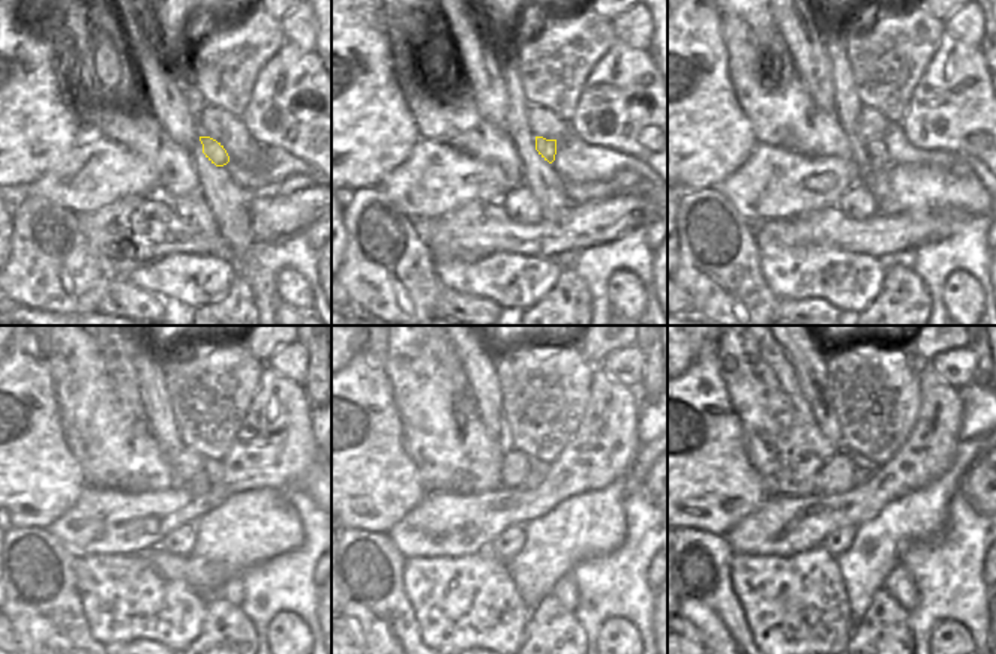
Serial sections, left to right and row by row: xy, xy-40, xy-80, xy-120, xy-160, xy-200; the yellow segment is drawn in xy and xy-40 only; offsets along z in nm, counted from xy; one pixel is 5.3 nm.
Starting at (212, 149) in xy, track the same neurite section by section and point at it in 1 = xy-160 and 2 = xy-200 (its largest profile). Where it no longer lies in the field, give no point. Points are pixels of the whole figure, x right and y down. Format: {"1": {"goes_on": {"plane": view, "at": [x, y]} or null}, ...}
{"1": {"goes_on": {"plane": "xy-160", "at": [539, 470]}}, "2": {"goes_on": {"plane": "xy-200", "at": [860, 476]}}}

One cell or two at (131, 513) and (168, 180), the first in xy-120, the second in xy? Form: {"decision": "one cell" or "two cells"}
{"decision": "two cells"}

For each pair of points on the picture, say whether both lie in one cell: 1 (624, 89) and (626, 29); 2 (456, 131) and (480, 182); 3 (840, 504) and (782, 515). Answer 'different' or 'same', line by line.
1: different
2: different
3: same

